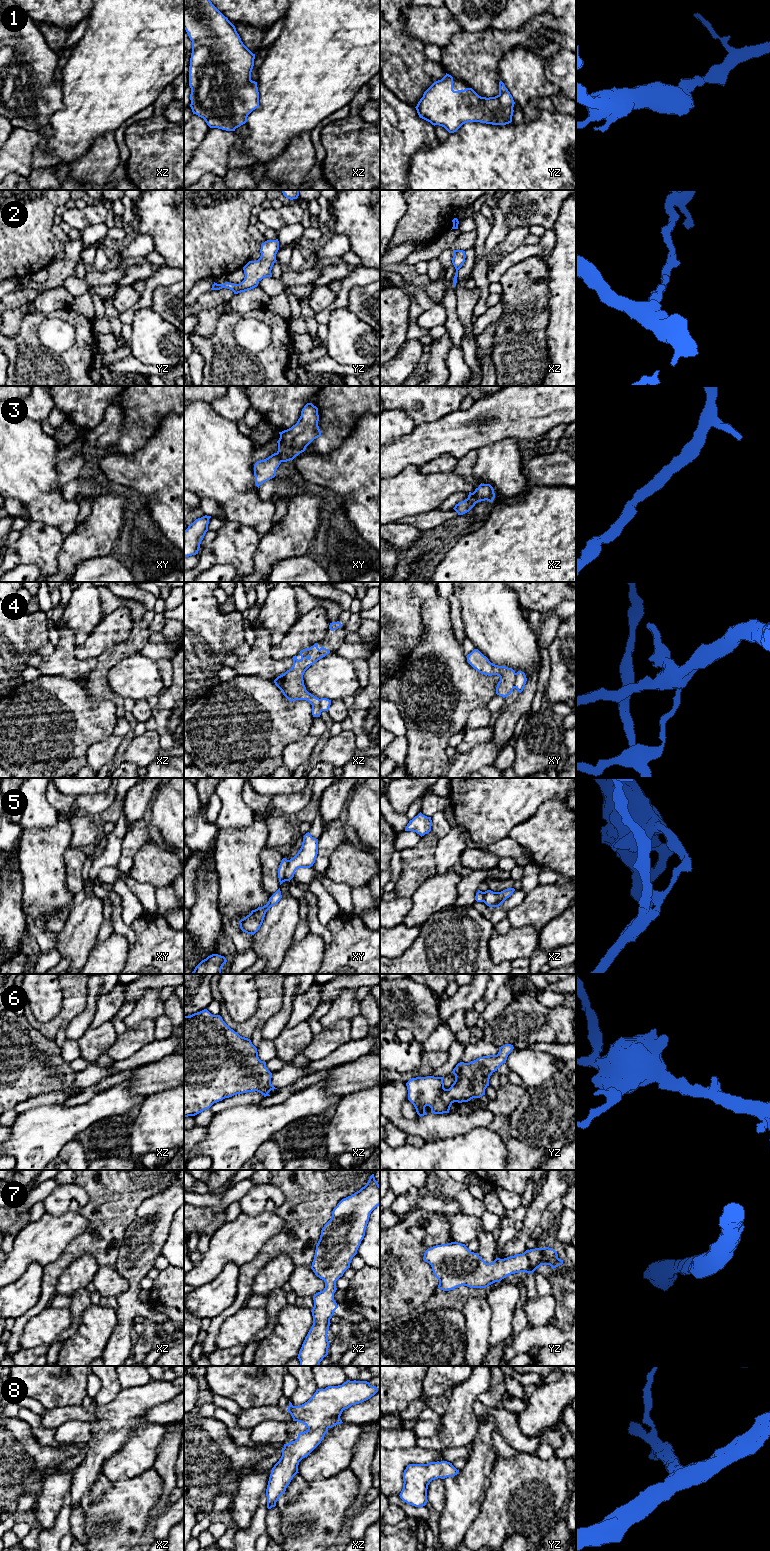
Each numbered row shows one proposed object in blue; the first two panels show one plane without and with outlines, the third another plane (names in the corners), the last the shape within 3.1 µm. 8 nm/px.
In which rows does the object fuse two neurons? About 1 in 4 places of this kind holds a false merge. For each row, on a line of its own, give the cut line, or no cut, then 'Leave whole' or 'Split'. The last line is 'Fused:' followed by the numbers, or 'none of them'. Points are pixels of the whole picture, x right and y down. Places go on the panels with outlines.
1: No split. Leave whole
2: No split. Leave whole
3: No split. Leave whole
4: Split along xy (516, 673), (513, 687). Split
5: Split along xy (288, 860), (285, 870), (286, 880). Split
6: No split. Leave whole
7: No split. Leave whole
8: No split. Leave whole
Fused: 4, 5

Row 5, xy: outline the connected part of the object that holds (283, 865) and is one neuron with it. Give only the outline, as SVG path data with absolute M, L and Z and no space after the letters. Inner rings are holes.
M283 858L280 865L279 865L278 878L279 878L280 885L283 882L287 881L286 878L285 878L285 870L287 868L287 864L288 864L288 860L286 858Z

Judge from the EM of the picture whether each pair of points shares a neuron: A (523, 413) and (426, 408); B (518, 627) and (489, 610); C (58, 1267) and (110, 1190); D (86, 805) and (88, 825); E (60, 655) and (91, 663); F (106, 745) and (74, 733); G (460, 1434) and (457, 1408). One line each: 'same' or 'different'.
A: different
B: same
C: same
D: different
E: same
F: different
G: same

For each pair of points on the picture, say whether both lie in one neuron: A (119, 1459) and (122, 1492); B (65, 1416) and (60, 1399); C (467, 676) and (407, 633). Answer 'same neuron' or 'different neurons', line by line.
A: different neurons
B: different neurons
C: different neurons

